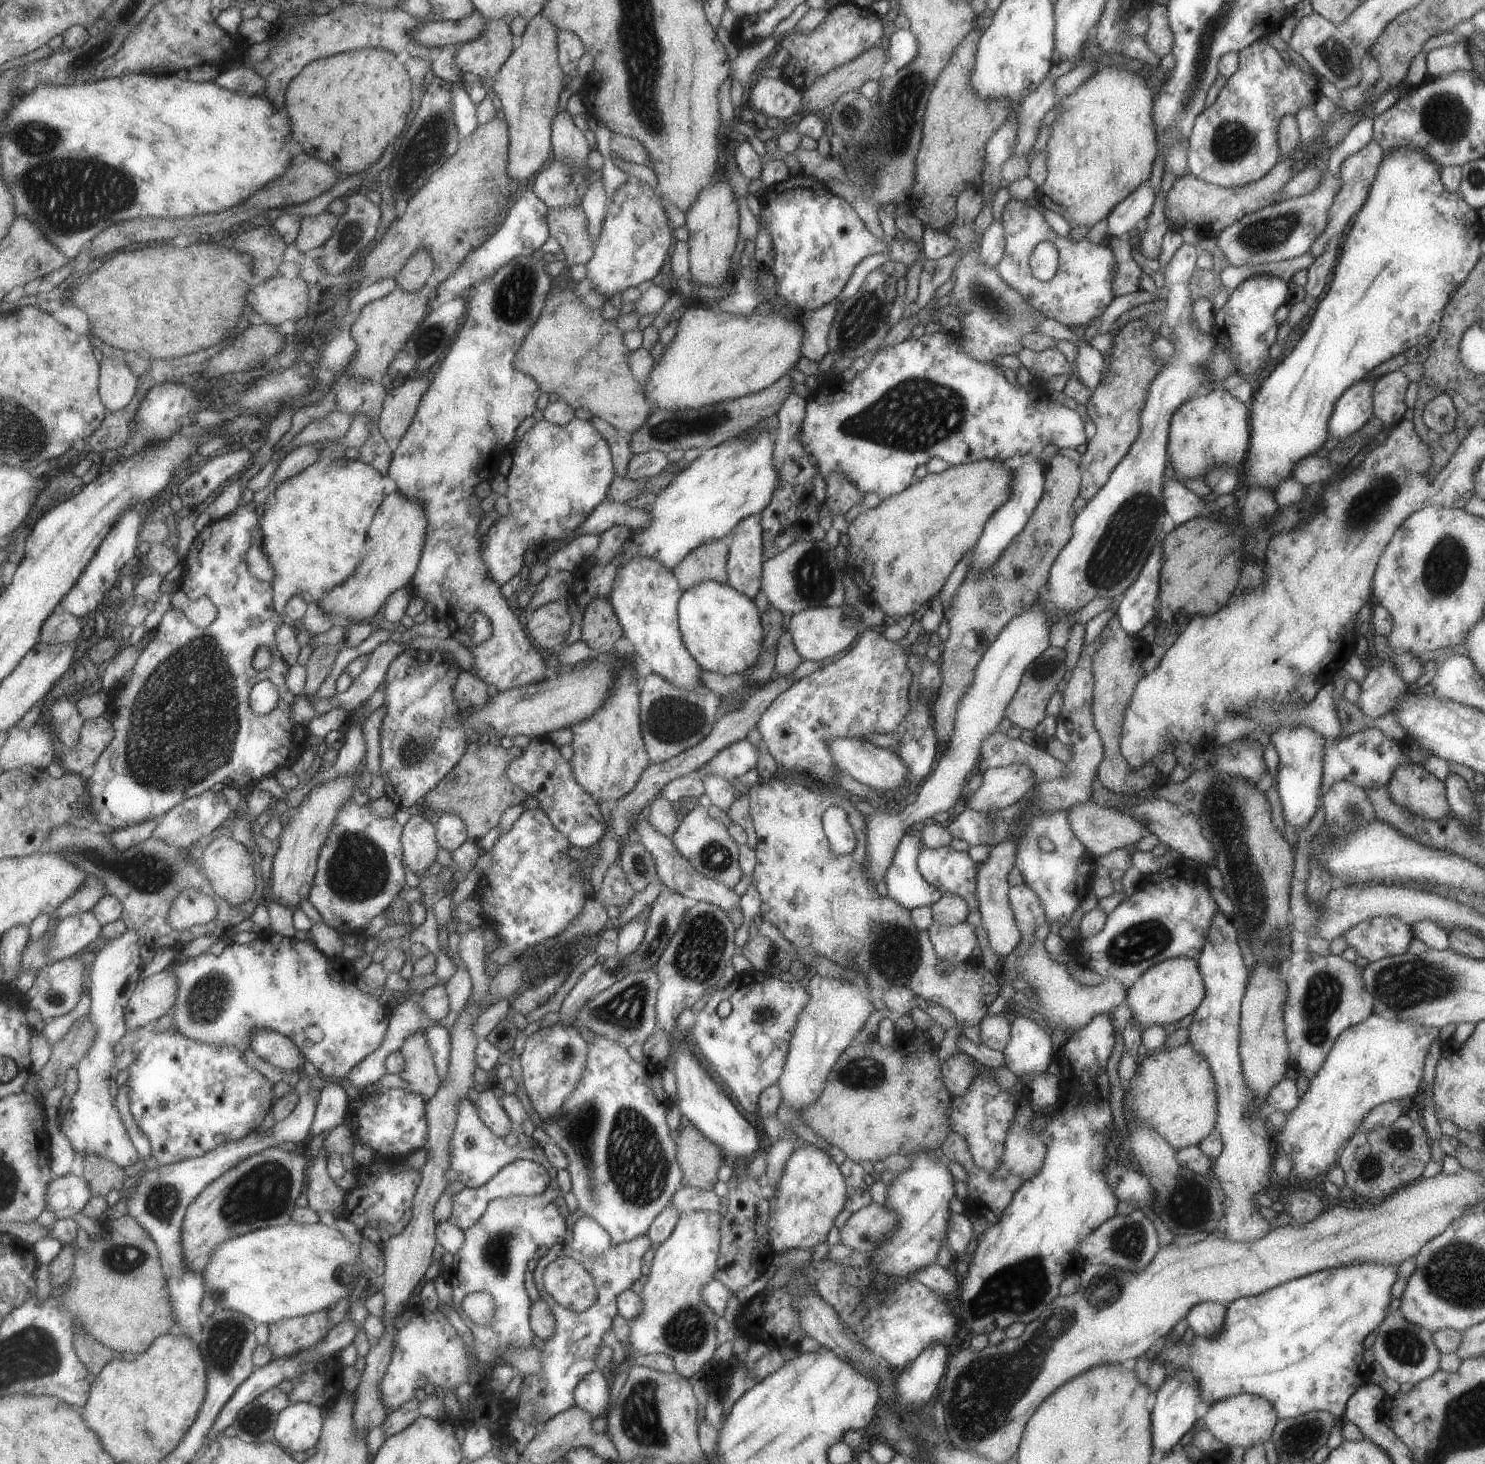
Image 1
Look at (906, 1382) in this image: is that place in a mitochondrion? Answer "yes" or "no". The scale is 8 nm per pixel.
no

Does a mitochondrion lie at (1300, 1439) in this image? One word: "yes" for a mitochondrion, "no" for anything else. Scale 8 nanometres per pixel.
yes

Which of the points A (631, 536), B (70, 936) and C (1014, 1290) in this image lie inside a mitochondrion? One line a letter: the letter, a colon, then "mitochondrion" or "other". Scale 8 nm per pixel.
A: other
B: other
C: mitochondrion

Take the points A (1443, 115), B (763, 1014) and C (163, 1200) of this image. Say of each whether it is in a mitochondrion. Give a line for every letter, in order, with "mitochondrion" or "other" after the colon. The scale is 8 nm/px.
A: mitochondrion
B: other
C: mitochondrion

